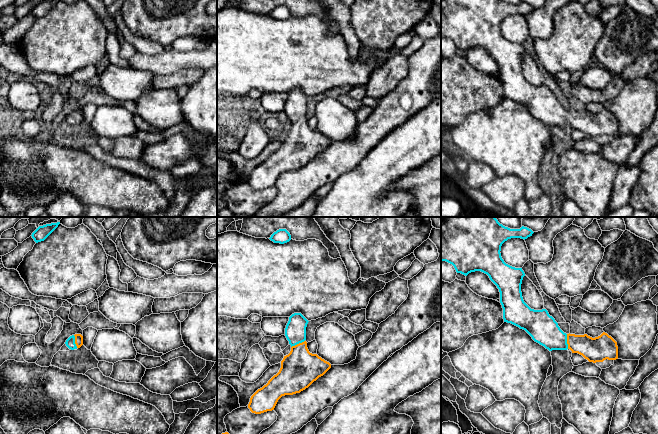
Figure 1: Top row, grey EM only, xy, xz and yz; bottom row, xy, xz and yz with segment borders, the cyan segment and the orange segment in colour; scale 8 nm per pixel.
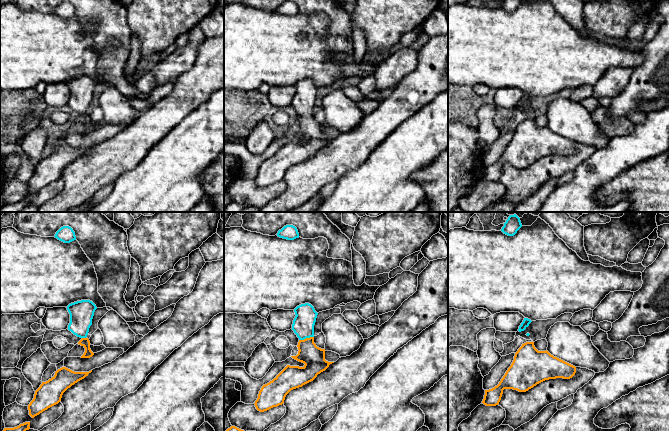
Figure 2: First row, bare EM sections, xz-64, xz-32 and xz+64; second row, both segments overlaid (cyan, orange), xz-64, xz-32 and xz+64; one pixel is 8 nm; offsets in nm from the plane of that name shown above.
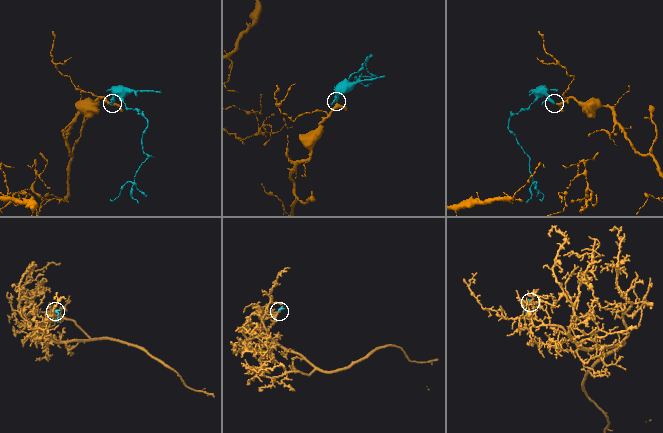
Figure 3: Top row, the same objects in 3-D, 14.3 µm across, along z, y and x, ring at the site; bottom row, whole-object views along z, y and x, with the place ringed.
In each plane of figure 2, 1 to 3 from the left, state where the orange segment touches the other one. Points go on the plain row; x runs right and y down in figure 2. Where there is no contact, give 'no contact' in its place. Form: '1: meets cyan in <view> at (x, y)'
1: meets cyan in xz-64 at (84, 113)
2: meets cyan in xz-32 at (306, 113)
3: no contact

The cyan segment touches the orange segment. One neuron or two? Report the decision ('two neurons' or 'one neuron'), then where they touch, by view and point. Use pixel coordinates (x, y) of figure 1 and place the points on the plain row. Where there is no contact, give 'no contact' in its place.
one neuron | yz (566, 117)

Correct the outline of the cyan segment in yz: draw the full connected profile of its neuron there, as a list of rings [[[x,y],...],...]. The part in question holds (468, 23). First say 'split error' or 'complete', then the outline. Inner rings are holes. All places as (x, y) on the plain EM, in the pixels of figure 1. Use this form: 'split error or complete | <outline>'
split error | [[[441,0],[441,37],[452,40],[457,49],[465,52],[475,47],[487,50],[499,65],[504,98],[525,106],[535,118],[549,127],[570,125],[572,129],[578,129],[593,139],[603,138],[606,135],[618,135],[617,118],[607,109],[603,108],[595,114],[587,110],[566,110],[546,85],[534,86],[524,78],[521,60],[525,49],[522,44],[506,40],[500,27],[502,20],[508,15],[521,14],[525,16],[533,9],[531,5],[524,2],[520,5],[510,5],[502,0]]]

